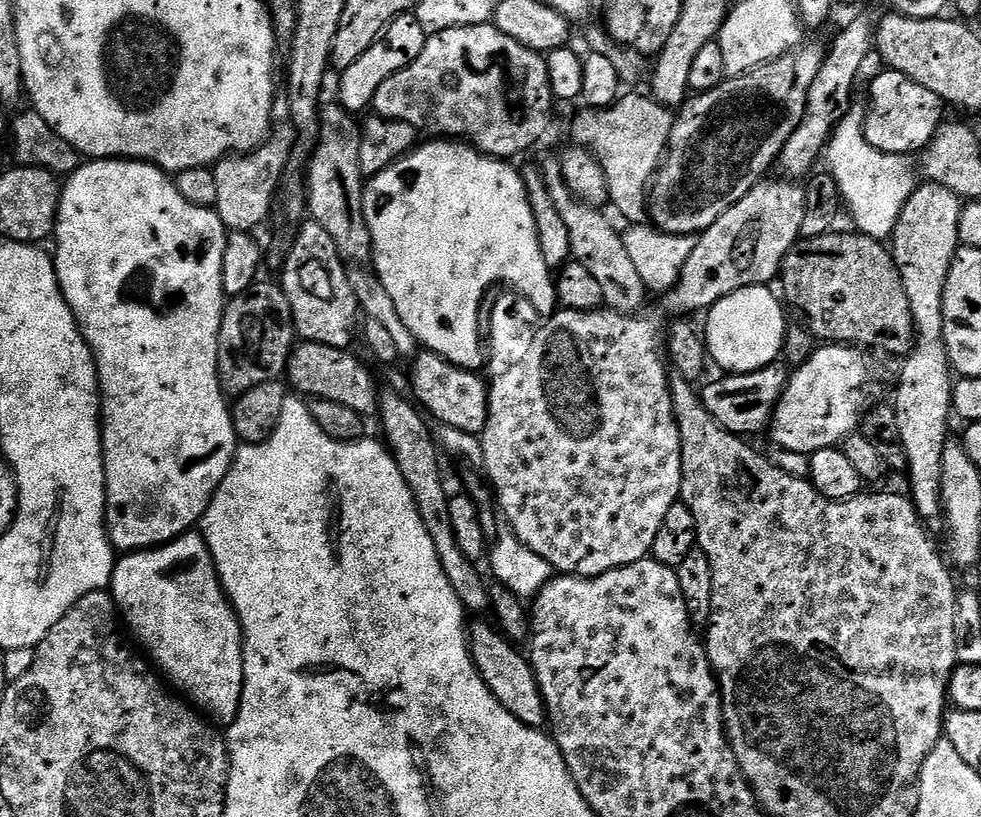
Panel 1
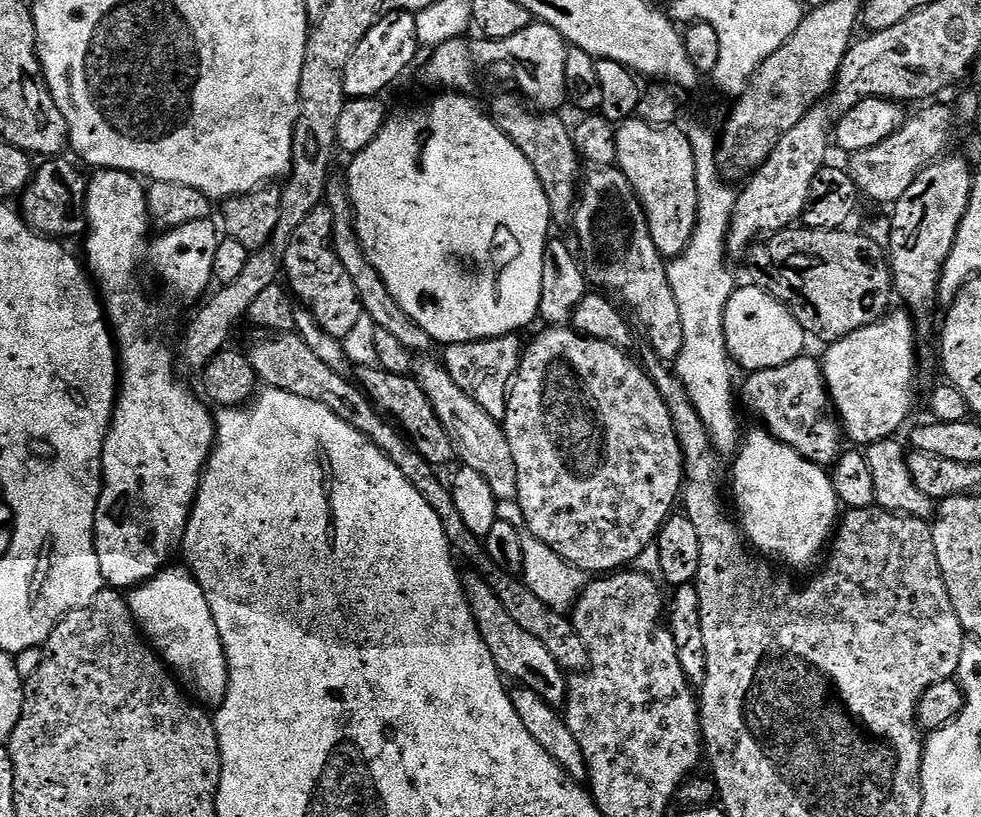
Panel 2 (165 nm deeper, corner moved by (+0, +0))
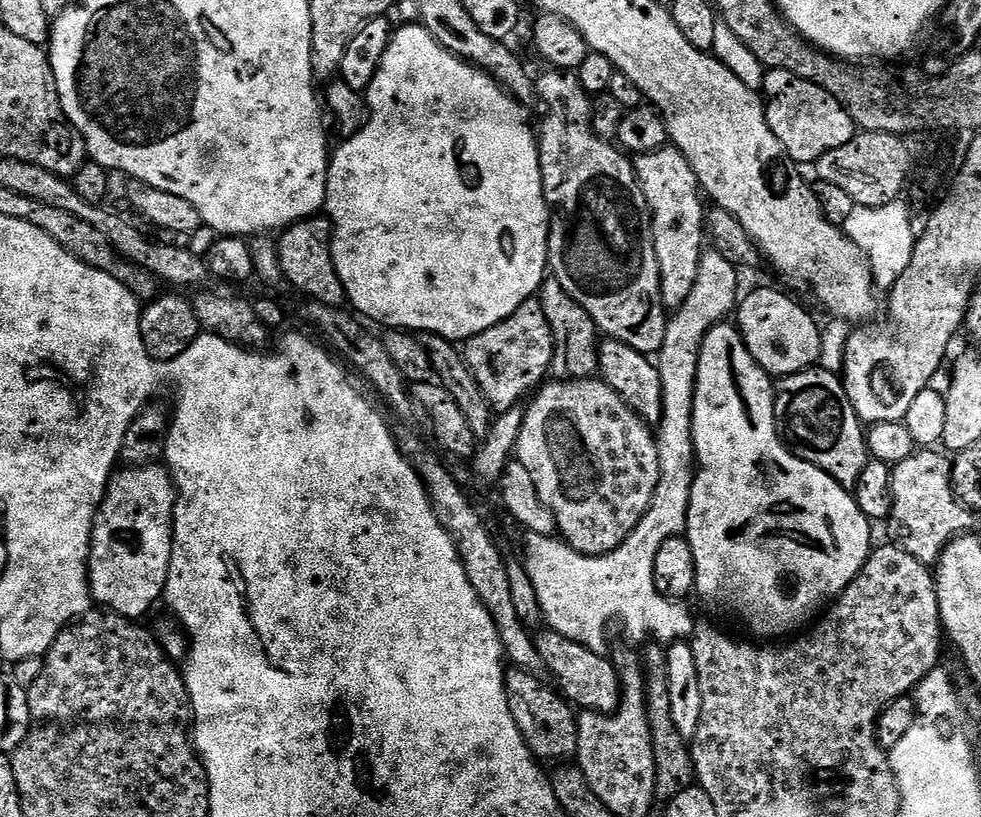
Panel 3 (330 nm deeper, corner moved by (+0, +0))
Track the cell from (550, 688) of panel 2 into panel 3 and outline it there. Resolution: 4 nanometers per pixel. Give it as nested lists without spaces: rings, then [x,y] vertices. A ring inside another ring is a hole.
[[[512,666],[507,669],[506,683],[510,710],[514,714],[514,722],[522,734],[522,738],[537,760],[564,762],[576,755],[578,712],[566,699],[563,691],[557,690],[551,683],[548,685],[546,681],[540,679],[544,678],[522,668]]]

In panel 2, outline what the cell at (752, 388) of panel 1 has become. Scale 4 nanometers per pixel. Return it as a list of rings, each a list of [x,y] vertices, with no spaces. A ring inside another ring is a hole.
[[[801,354],[782,366],[767,368],[761,372],[751,373],[744,384],[744,400],[748,408],[761,420],[763,427],[771,432],[777,440],[788,444],[795,452],[805,456],[812,464],[831,466],[841,454],[842,445],[846,436],[838,419],[838,413],[832,407],[832,396],[828,392],[828,383],[824,381],[824,370],[819,359],[809,354]]]

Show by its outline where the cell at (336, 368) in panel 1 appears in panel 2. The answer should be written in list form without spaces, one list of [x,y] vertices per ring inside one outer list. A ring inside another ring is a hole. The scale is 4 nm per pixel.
[[[379,366],[371,367],[358,369],[357,377],[355,376],[369,400],[385,417],[395,421],[400,432],[416,447],[418,454],[426,458],[426,462],[433,466],[453,463],[456,460],[454,442],[450,442],[450,434],[446,434],[446,426],[442,426],[442,422],[438,420],[438,414],[434,412],[434,406],[430,404],[430,398],[426,398],[422,386],[418,386],[418,382],[411,375],[390,374]]]

